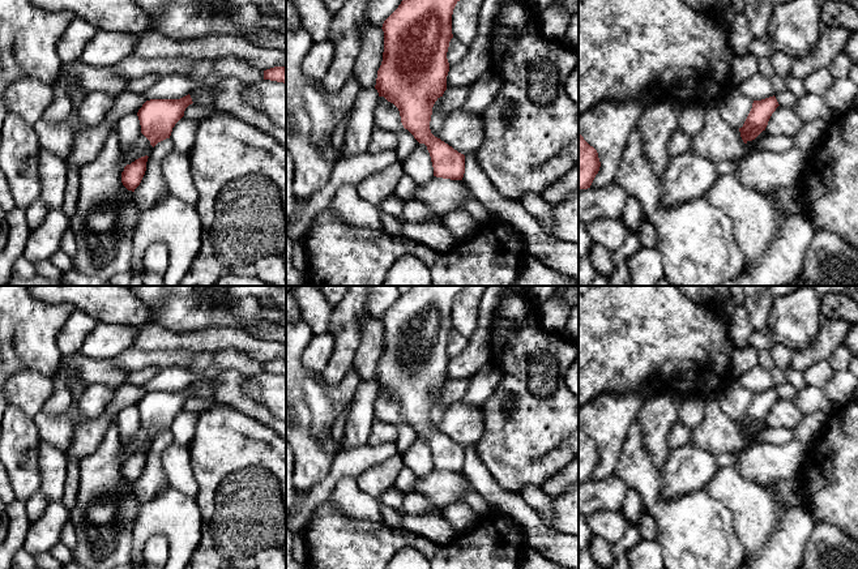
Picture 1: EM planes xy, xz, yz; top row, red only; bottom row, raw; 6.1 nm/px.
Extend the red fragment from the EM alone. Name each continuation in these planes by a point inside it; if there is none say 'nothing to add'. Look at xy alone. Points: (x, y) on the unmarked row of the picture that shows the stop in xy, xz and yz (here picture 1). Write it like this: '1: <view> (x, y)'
nothing to add

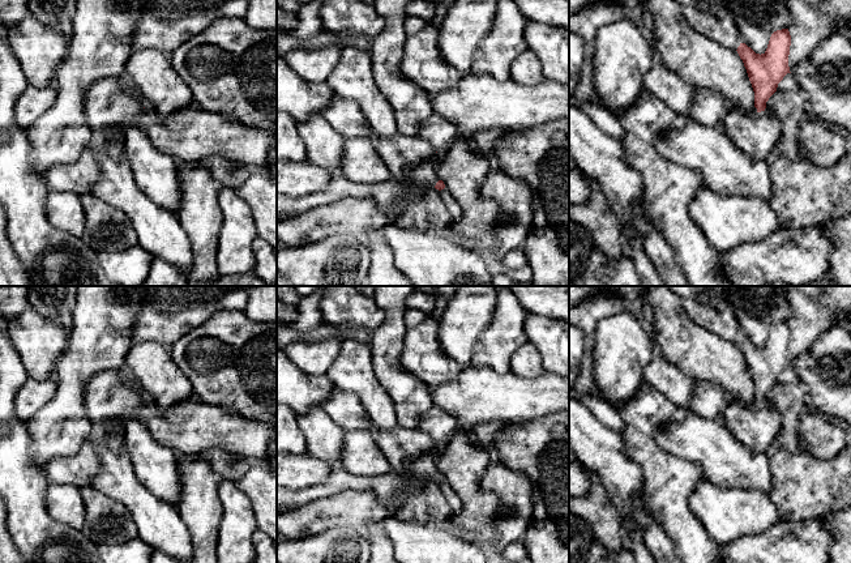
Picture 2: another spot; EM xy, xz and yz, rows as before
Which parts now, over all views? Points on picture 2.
1: xz (407, 451)

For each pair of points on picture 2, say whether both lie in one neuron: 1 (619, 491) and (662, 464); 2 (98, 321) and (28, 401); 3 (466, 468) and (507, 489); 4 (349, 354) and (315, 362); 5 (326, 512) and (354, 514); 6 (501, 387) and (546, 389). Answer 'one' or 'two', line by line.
1: two
2: two
3: two
4: two
5: one
6: one

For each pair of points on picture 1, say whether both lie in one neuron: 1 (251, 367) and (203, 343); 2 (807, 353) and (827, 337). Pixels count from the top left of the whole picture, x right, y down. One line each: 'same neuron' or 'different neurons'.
1: different neurons
2: same neuron

